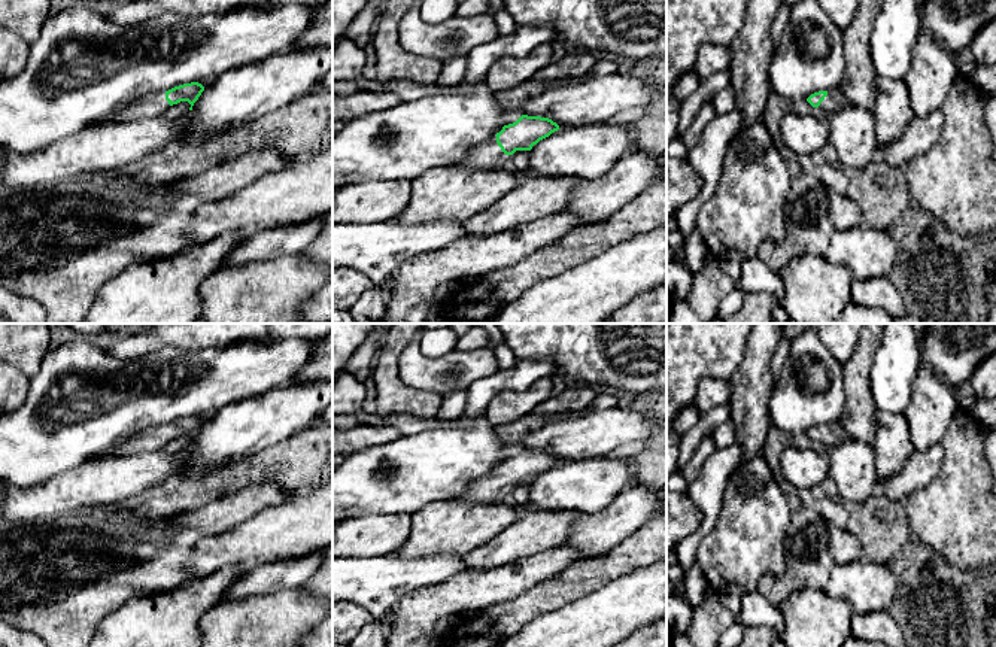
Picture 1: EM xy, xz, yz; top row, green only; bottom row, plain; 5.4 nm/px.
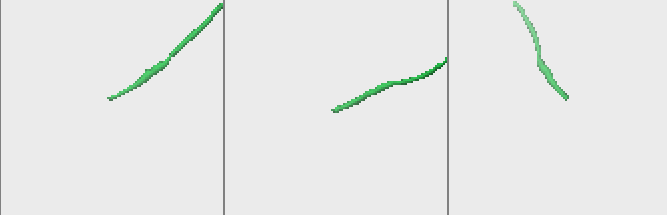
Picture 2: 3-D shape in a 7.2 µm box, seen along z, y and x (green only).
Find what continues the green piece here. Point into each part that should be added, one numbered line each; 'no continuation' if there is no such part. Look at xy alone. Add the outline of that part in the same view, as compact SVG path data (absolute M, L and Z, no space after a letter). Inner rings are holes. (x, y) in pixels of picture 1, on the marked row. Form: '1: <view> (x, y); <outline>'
1: xy (151, 106); M166 92L146 95L137 100L133 106L127 107L121 113L116 113L112 121L134 121L140 118L158 118L170 107L166 100Z

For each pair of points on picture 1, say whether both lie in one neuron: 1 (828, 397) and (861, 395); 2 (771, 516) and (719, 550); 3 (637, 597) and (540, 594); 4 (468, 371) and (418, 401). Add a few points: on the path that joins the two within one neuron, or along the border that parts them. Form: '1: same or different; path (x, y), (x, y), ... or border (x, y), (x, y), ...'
1: different; border (841, 365), (844, 410), (837, 421)
2: same; path (758, 526), (732, 550)
3: different; border (616, 579), (553, 610)
4: different; border (401, 377), (406, 383), (434, 391), (440, 397)

